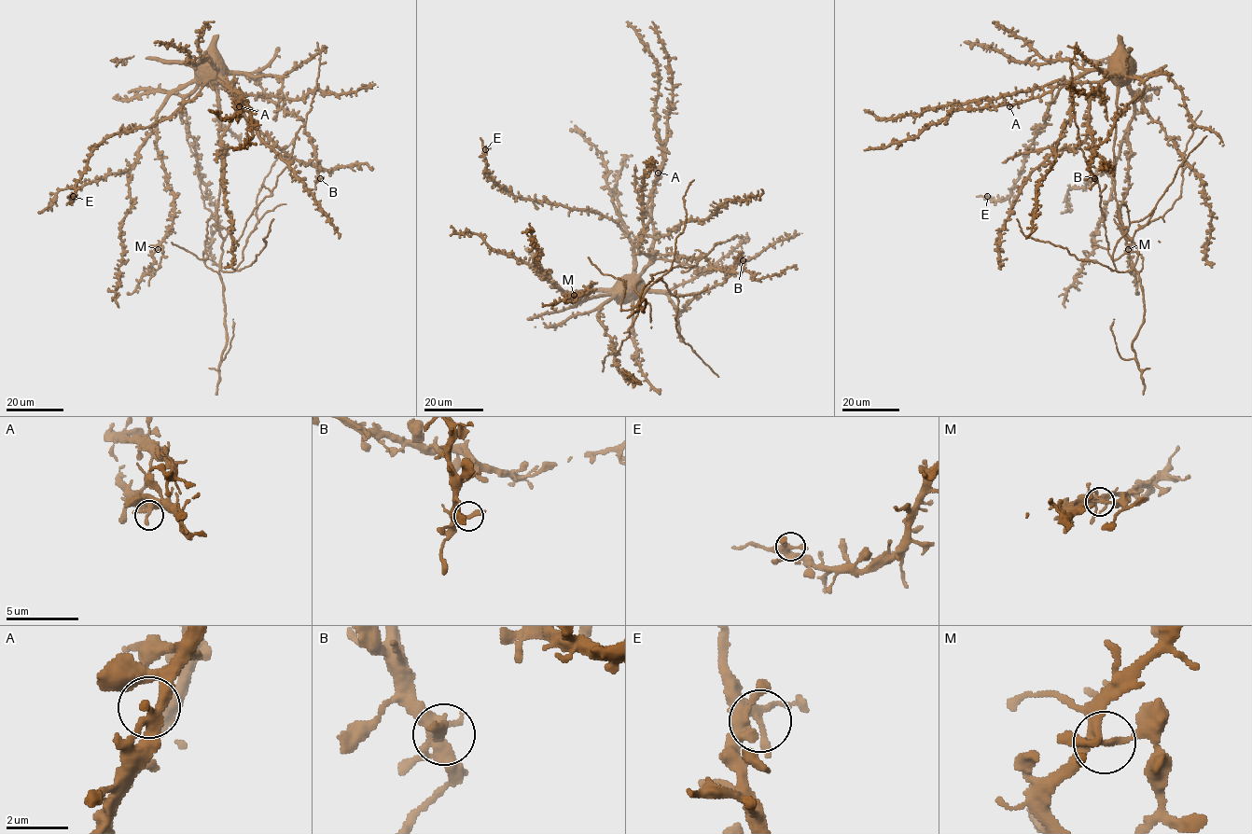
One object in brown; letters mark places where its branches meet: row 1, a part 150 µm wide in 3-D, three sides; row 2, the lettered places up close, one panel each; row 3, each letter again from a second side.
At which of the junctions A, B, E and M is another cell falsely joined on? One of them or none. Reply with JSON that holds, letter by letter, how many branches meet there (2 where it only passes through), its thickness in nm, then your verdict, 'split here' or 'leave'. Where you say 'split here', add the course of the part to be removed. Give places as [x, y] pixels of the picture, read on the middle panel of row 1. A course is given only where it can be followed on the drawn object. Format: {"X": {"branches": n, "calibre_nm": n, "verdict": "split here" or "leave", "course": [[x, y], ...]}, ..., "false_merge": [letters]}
{"A": {"branches": 3, "calibre_nm": 240, "verdict": "leave"}, "B": {"branches": 3, "calibre_nm": 280, "verdict": "leave"}, "E": {"branches": 4, "calibre_nm": 320, "verdict": "leave"}, "M": {"branches": 4, "calibre_nm": 240, "verdict": "split here", "course": [[574, 295], [578, 296], [576, 300], [563, 301]]}, "false_merge": ["M"]}

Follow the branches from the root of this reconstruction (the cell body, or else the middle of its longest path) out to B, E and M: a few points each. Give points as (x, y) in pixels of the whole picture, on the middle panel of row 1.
B: (638, 288), (664, 292), (673, 306), (682, 312), (707, 288), (721, 284), (731, 273), (739, 256), (743, 260)
E: (638, 288), (634, 245), (617, 223), (598, 213), (516, 198), (489, 175), (483, 152), (485, 149)
M: (638, 288), (635, 282), (621, 282), (604, 295), (573, 299), (572, 295), (587, 295), (591, 285), (574, 295)

